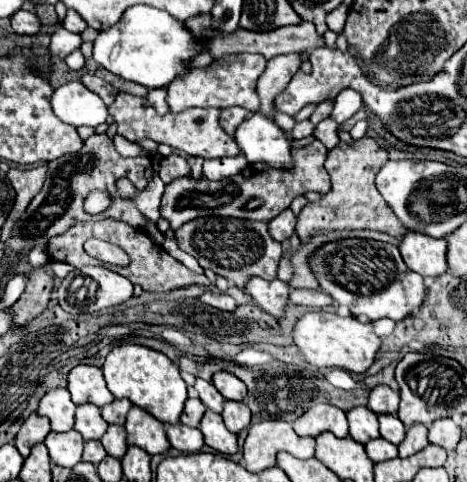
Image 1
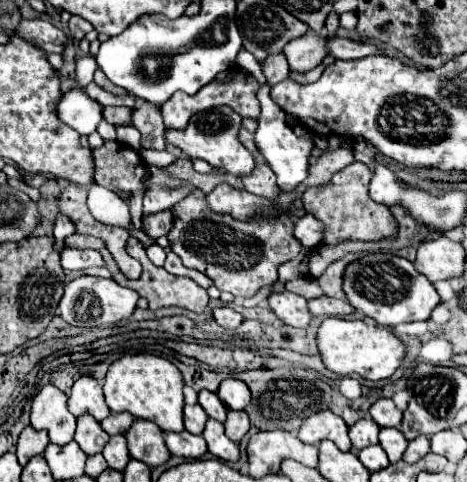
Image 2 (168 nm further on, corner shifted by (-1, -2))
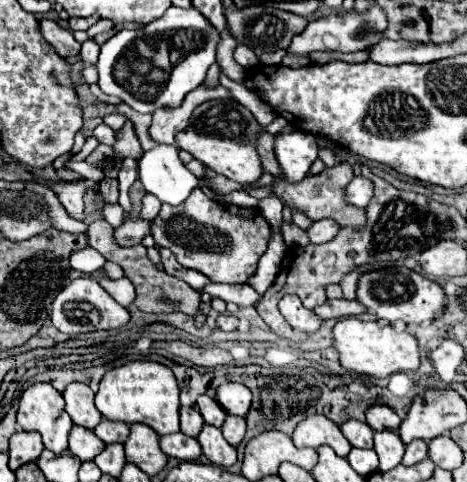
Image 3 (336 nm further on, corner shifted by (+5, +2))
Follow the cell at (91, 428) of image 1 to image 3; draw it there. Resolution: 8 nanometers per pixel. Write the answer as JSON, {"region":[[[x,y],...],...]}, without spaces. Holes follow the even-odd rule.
{"region":[[[73,426],[69,432],[69,450],[79,458],[79,460],[93,460],[101,450],[105,448],[103,440],[95,436],[93,430]]]}

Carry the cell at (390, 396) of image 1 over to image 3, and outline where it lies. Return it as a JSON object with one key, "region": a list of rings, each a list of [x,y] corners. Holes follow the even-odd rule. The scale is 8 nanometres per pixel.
{"region":[[[383,404],[371,406],[365,412],[365,416],[367,416],[367,424],[373,430],[393,430],[393,432],[397,432],[397,428],[401,424],[401,418],[395,414],[395,410],[391,410],[389,406],[383,406]]]}

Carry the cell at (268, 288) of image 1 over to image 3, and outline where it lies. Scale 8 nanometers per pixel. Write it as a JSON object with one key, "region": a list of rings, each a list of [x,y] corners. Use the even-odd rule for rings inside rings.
{"region":[[[287,294],[279,300],[279,312],[293,328],[297,328],[301,332],[307,332],[307,334],[319,330],[319,326],[323,322],[319,316],[315,316],[313,310],[305,308],[301,304],[299,296],[293,296],[293,294]]]}

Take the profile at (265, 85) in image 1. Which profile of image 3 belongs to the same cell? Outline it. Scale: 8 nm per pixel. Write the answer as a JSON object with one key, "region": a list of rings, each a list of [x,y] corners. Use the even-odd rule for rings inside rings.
{"region":[[[373,6],[367,14],[359,16],[357,12],[349,12],[345,16],[327,16],[319,20],[311,20],[305,28],[305,32],[297,34],[289,48],[287,54],[297,54],[297,56],[309,56],[319,50],[337,50],[337,52],[357,52],[357,50],[367,50],[375,42],[381,40],[381,32],[385,30],[385,14],[379,6]]]}

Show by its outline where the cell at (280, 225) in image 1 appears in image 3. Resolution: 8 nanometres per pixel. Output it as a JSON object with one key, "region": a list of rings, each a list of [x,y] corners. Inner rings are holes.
{"region":[[[315,220],[307,228],[307,236],[313,244],[323,244],[323,242],[329,242],[337,234],[339,228],[341,226],[335,220]]]}

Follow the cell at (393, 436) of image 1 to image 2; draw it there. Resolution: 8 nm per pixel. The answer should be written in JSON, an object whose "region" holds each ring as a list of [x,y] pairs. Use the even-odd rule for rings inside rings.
{"region":[[[381,428],[381,432],[379,432],[379,444],[387,452],[389,462],[397,464],[403,458],[403,452],[407,450],[409,442],[405,440],[405,436],[397,428]]]}

